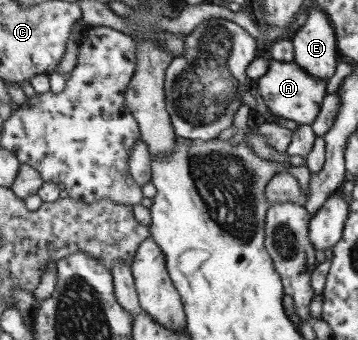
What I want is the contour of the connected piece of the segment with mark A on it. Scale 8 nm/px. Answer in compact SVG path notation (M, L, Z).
M271 59L269 71L255 82L266 106L274 113L286 120L292 120L301 125L312 125L320 116L325 97L327 96L328 79L320 79L293 62L284 62Z

